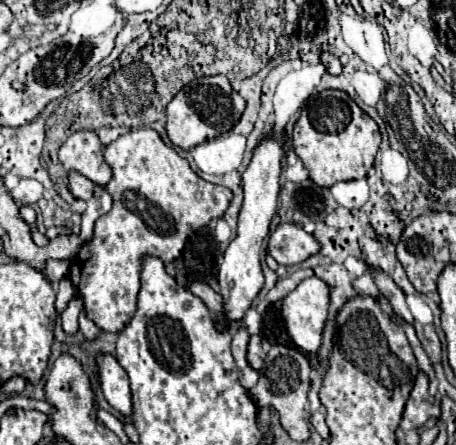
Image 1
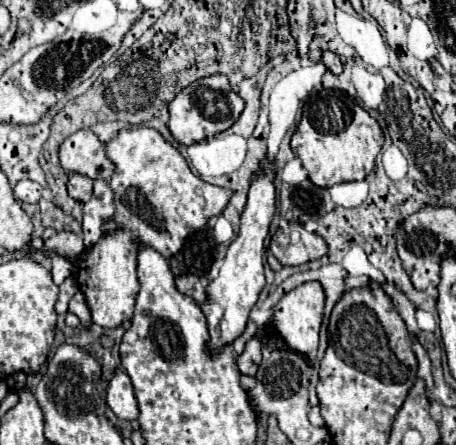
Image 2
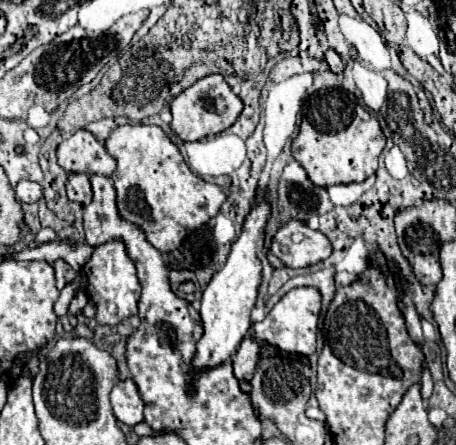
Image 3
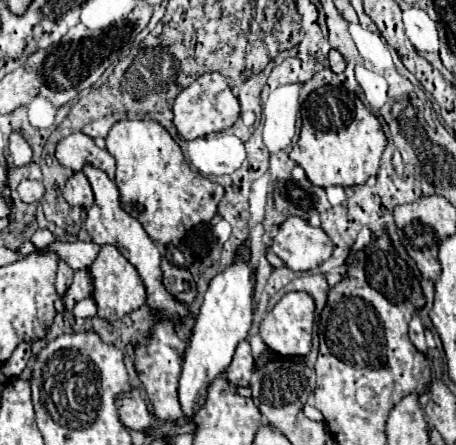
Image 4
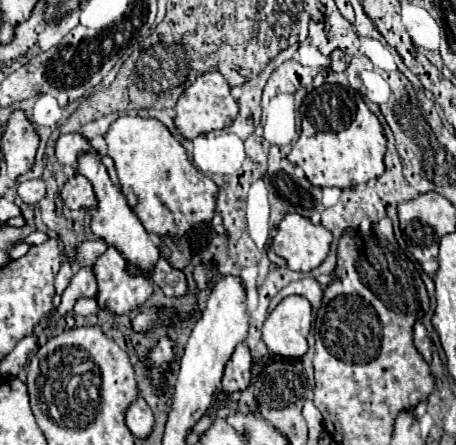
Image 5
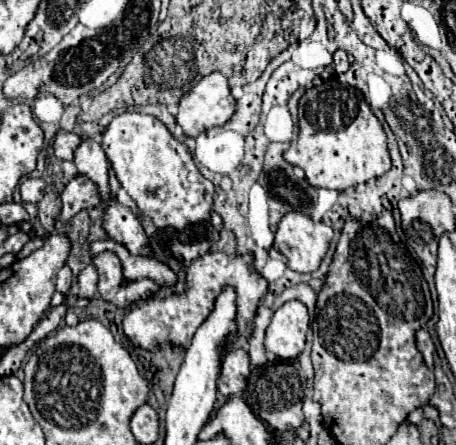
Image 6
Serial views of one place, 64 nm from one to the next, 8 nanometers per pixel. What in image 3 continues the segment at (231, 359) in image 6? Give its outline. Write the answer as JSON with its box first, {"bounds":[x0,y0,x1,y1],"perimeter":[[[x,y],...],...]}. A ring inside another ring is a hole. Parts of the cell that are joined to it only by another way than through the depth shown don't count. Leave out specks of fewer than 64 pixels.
{"bounds":[232,338,260,380],"perimeter":[[[244,338],[242,344],[238,346],[236,354],[232,356],[234,376],[238,380],[250,380],[254,376],[258,356],[260,356],[260,346],[252,338]]]}

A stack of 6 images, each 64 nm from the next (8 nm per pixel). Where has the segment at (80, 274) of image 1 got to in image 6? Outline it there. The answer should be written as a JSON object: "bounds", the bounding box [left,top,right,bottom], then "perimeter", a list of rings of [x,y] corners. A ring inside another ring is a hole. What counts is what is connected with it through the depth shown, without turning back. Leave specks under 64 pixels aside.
{"bounds":[92,112,214,308],"perimeter":[[[124,112],[124,114],[116,116],[104,132],[102,148],[122,184],[122,188],[136,202],[138,210],[152,220],[152,224],[156,228],[170,226],[180,232],[194,222],[210,220],[212,202],[214,202],[214,184],[200,174],[200,170],[196,168],[196,164],[192,160],[188,146],[180,144],[158,118],[148,116],[148,114],[138,114],[138,112]],[[102,252],[92,262],[98,270],[100,296],[118,308],[126,308],[158,292],[158,284],[148,278],[126,282],[126,278],[122,276],[120,258],[112,252]]]}

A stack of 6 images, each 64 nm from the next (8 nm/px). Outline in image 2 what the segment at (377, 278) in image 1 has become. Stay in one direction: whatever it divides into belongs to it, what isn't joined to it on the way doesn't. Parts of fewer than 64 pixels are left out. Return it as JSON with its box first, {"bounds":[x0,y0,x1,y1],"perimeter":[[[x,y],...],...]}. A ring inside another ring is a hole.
{"bounds":[382,284,420,334],"perimeter":[[[382,284],[382,288],[384,288],[384,292],[390,296],[390,300],[392,300],[392,304],[394,304],[394,308],[398,310],[398,314],[402,316],[402,320],[406,322],[406,326],[408,326],[408,330],[412,332],[412,334],[418,334],[420,332],[420,328],[418,328],[418,324],[416,324],[416,318],[414,318],[414,304],[404,296],[404,292],[400,290],[396,290],[394,286],[390,286],[390,284]]]}

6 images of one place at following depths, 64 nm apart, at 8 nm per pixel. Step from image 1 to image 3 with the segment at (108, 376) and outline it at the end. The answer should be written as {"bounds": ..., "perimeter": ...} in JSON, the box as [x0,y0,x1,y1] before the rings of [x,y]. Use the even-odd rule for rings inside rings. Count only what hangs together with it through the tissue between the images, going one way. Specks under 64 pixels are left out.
{"bounds":[110,378,144,426],"perimeter":[[[130,378],[116,382],[116,388],[110,392],[110,404],[112,404],[114,416],[128,426],[142,422],[144,418],[144,402],[138,394],[134,380]]]}

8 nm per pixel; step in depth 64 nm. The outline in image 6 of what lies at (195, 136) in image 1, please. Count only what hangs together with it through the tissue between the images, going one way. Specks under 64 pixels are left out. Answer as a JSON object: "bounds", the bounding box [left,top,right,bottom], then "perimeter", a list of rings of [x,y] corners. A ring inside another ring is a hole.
{"bounds":[176,72,236,138],"perimeter":[[[212,72],[180,98],[176,122],[182,126],[186,136],[196,138],[208,128],[226,124],[234,110],[236,106],[226,76]]]}

